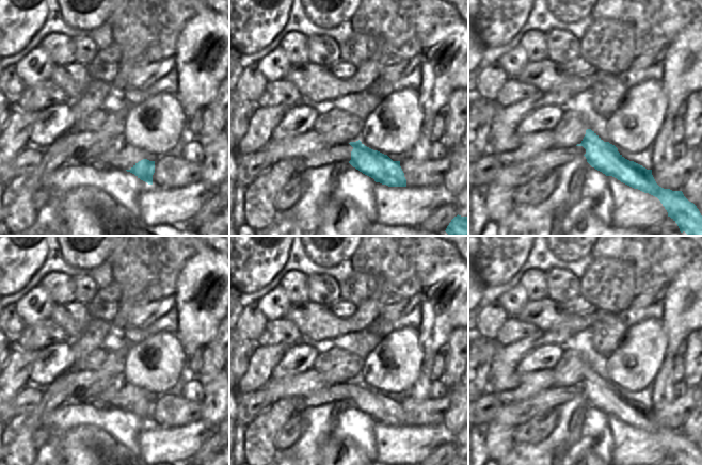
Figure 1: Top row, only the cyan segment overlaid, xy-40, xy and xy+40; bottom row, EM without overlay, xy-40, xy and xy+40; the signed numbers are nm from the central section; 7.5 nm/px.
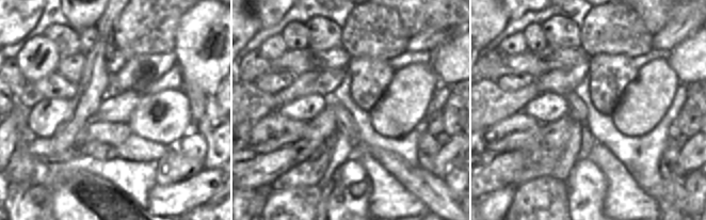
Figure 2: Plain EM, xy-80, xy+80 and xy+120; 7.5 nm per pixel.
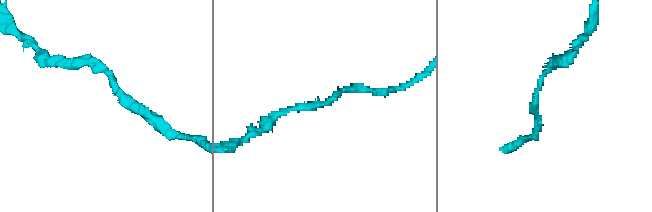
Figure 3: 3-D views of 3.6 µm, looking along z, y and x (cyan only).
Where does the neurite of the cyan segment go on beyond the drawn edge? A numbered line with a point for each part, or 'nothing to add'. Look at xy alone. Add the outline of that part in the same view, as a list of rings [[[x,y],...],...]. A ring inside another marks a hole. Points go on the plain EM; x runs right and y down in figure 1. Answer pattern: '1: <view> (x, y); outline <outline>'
nothing to add

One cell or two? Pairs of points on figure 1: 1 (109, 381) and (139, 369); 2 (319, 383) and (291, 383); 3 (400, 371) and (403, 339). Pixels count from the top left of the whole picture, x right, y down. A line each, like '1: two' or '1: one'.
1: two
2: one
3: one

